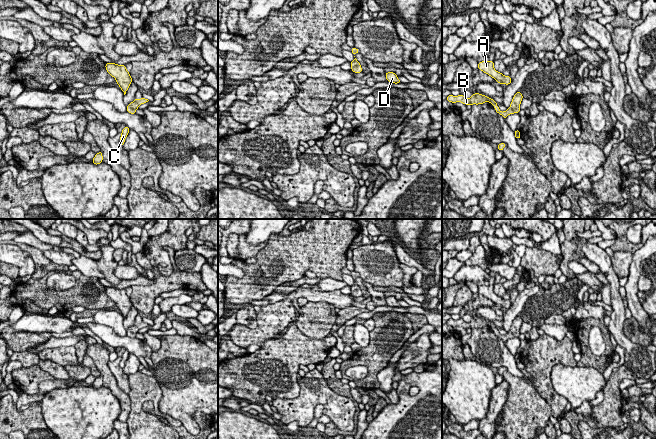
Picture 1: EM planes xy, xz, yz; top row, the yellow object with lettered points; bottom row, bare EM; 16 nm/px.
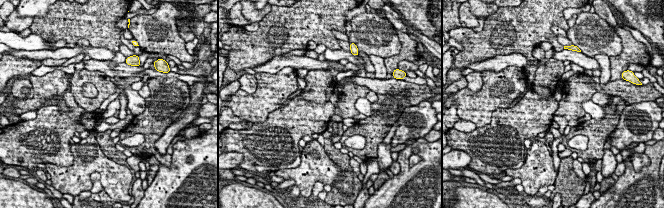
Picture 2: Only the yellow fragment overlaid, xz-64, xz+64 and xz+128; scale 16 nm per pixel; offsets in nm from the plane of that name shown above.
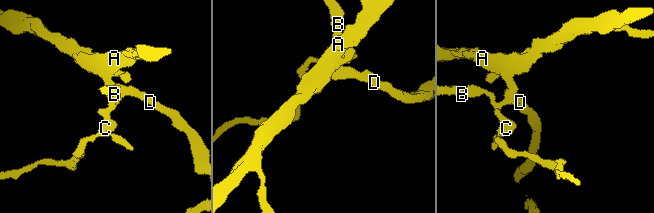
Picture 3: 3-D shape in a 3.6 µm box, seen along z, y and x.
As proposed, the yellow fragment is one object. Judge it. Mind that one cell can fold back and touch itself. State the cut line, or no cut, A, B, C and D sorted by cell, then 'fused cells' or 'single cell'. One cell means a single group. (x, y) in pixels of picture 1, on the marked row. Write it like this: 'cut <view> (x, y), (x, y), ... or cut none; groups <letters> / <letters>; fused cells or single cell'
cut yz (509, 107), (513, 113); groups A D / B C; fused cells

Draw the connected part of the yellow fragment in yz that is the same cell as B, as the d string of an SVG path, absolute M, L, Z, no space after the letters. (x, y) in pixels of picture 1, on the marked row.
M473 93L473 95L469 99L465 98L462 94L460 94L458 96L453 96L452 94L450 94L449 96L446 97L446 100L449 101L449 102L452 102L453 104L456 103L456 102L461 102L465 105L468 105L468 104L479 105L479 104L483 104L485 102L490 102L494 106L495 111L498 114L502 115L504 119L506 119L508 115L514 114L512 112L512 110L510 109L510 107L506 111L501 112L499 107L497 106L496 101L494 101L492 98L489 98L485 95L480 94L480 93L476 93L476 94Z

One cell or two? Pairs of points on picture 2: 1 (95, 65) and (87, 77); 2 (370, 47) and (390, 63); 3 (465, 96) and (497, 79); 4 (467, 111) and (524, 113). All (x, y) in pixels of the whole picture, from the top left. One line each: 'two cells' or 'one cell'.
1: two cells
2: two cells
3: one cell
4: two cells

